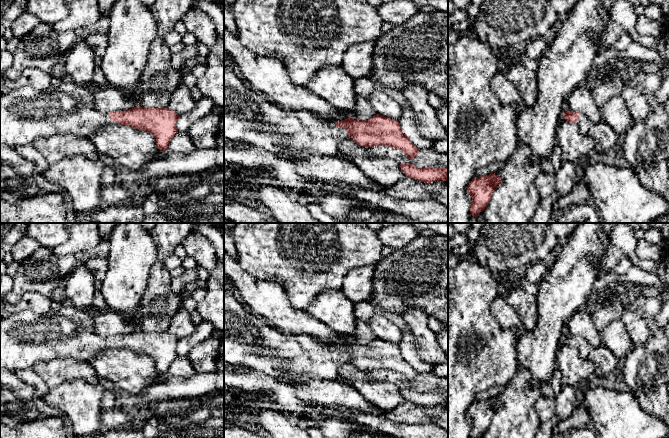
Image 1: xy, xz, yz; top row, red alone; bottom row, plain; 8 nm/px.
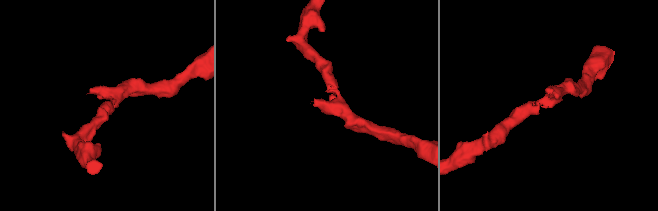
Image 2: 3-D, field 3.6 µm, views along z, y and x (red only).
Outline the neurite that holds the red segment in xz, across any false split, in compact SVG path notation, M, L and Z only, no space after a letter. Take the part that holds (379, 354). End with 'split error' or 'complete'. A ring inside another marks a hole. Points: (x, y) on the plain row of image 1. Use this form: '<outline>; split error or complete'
M224 289L224 363L233 367L249 367L275 378L289 376L292 384L297 385L311 379L334 380L338 376L338 368L348 362L366 372L388 370L401 374L410 383L419 376L394 343L376 338L365 345L354 344L350 340L334 346L306 334L288 334L247 312L237 295Z; split error

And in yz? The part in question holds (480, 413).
M491 396L489 399L474 401L467 411L467 416L472 422L471 438L479 438L490 426L495 412L501 408L500 400Z; complete

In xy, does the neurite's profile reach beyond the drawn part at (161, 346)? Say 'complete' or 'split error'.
split error

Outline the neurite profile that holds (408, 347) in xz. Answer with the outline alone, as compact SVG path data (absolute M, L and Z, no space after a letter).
M403 332L398 346L402 356L417 372L425 374L432 371L432 367L419 356L417 344L411 333Z

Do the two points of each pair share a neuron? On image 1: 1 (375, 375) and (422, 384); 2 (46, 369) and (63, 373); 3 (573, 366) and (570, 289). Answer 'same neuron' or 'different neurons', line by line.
1: same neuron
2: same neuron
3: different neurons

